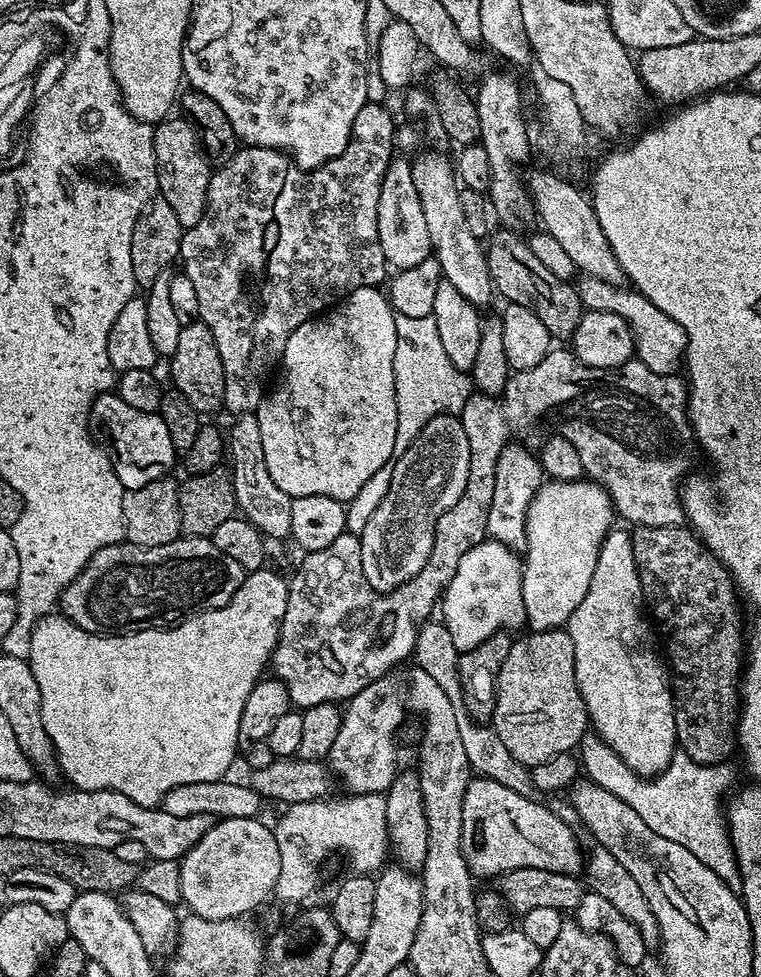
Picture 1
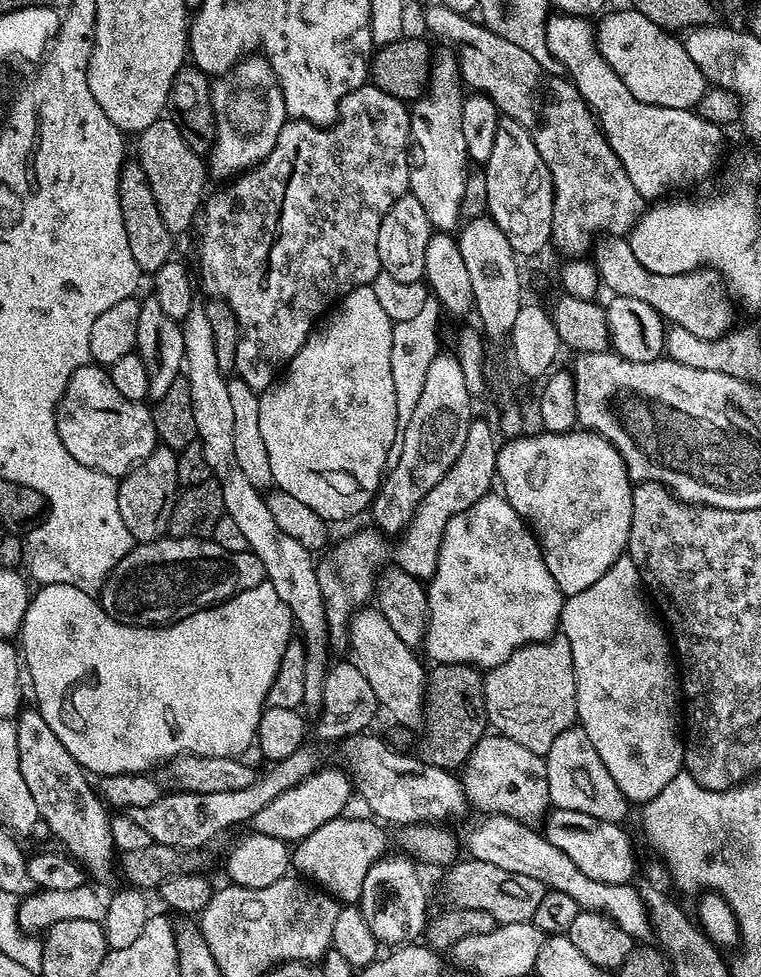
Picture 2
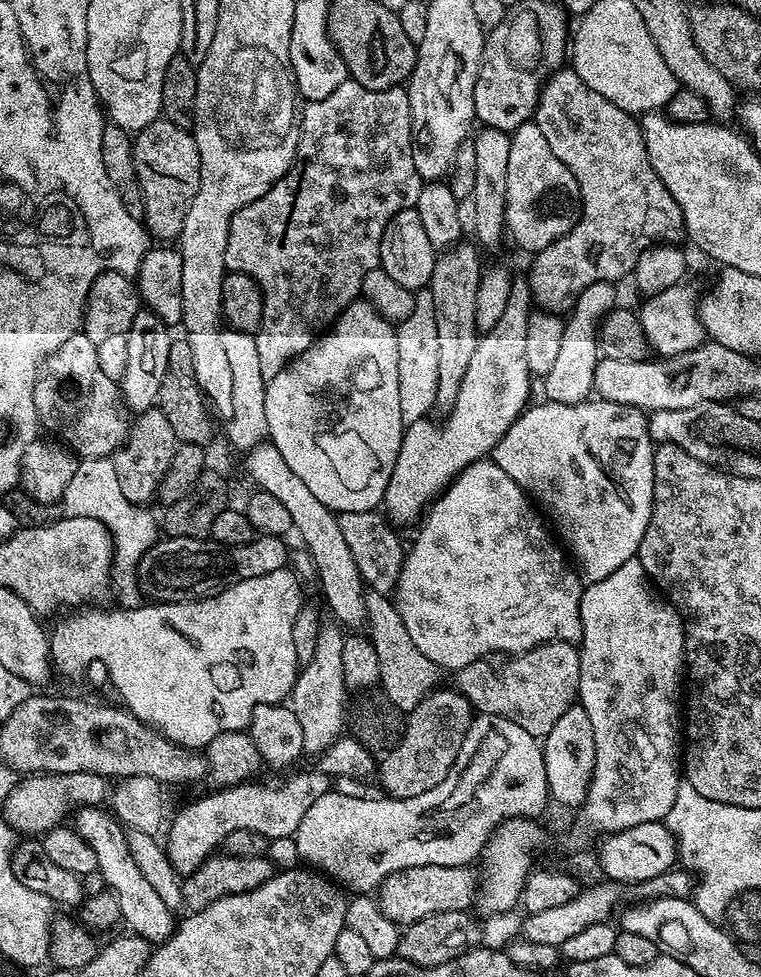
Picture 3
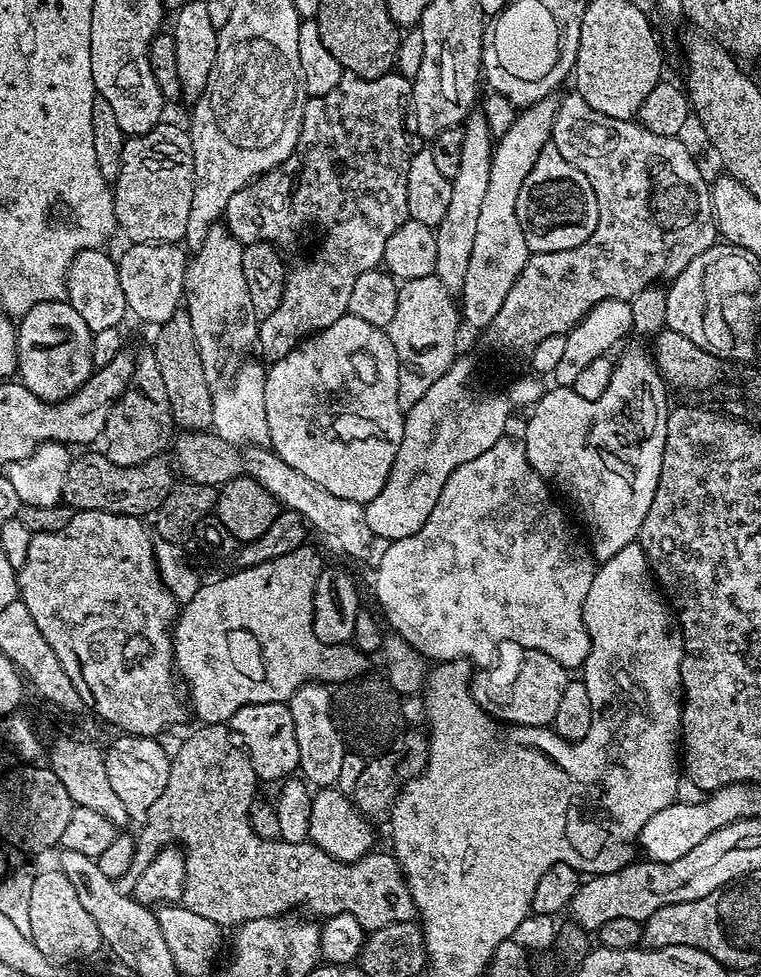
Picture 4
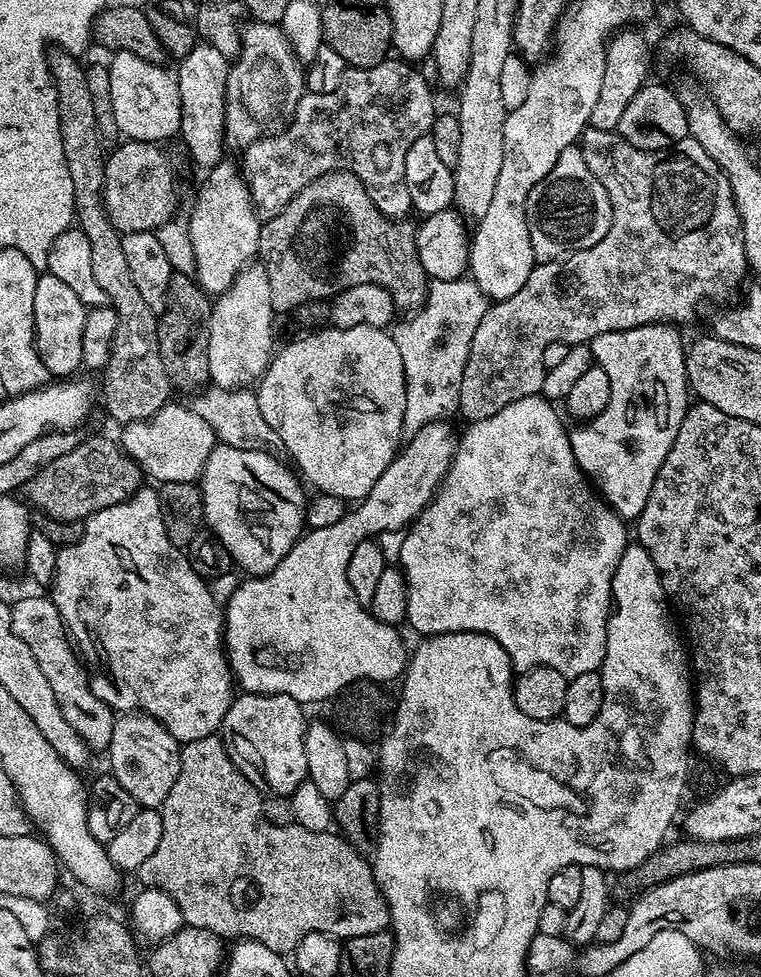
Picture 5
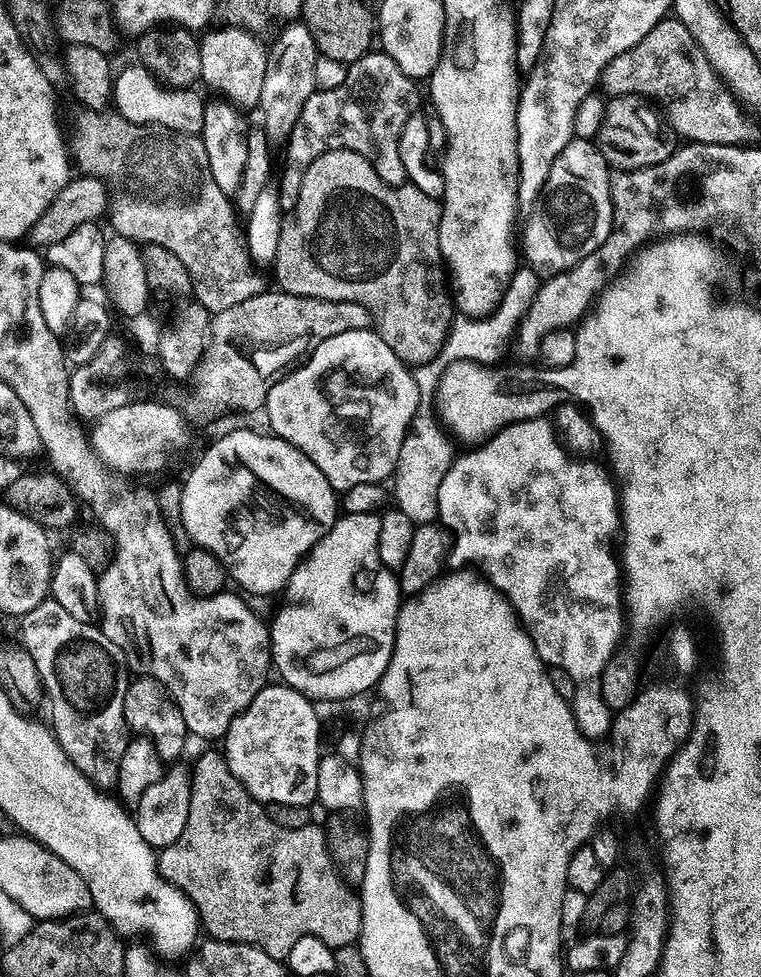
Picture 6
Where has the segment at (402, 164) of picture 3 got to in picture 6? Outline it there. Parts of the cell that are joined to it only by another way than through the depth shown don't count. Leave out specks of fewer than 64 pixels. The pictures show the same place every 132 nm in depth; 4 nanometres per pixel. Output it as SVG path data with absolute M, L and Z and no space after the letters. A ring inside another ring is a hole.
M382 50L367 52L347 65L347 70L342 86L319 89L306 98L300 121L288 135L284 173L278 183L281 209L294 206L302 186L302 174L306 174L314 158L330 150L345 148L362 154L374 166L378 178L387 184L395 186L408 179L406 166L402 166L402 154L398 154L398 138L402 138L402 126L406 126L411 116L417 115L416 103L420 100L416 93L417 81L402 74L402 70L398 70L398 62Z

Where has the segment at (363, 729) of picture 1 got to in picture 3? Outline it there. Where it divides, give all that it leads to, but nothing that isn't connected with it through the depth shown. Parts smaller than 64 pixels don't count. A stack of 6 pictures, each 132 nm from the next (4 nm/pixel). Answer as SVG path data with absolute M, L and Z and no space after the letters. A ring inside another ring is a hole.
M313 770L313 772L298 772L294 776L290 777L289 780L284 780L281 784L254 784L256 782L245 782L243 784L235 784L232 787L221 787L219 790L213 791L213 796L204 796L201 800L196 800L193 804L188 805L186 808L182 809L176 817L171 817L170 823L166 828L166 836L168 832L168 844L166 840L166 851L170 862L174 866L174 870L181 876L181 878L187 878L194 874L194 870L198 870L203 866L204 861L208 859L209 856L213 855L223 845L224 840L229 834L234 830L254 830L258 834L262 834L267 837L269 841L286 838L287 836L295 837L298 826L302 823L302 817L306 815L306 810L310 810L310 806L314 806L314 802L318 802L318 798L322 798L322 794L326 794L330 790L330 778L325 772L319 770Z

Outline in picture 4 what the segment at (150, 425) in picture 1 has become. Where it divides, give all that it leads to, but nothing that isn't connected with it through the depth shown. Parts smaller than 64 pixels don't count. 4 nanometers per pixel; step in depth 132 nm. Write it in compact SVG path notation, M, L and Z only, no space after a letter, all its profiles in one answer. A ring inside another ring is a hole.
M67 299L47 300L38 302L24 316L19 317L16 329L16 367L18 369L19 383L25 384L38 398L49 402L65 400L66 397L74 395L92 376L92 331L82 322L78 310L68 304Z

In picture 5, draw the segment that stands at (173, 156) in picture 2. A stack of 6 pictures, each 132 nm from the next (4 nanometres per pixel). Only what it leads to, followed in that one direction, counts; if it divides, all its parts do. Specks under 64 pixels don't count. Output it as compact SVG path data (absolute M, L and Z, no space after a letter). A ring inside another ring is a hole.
M129 140L117 143L104 162L104 208L110 222L125 232L156 232L176 212L176 172L159 143Z

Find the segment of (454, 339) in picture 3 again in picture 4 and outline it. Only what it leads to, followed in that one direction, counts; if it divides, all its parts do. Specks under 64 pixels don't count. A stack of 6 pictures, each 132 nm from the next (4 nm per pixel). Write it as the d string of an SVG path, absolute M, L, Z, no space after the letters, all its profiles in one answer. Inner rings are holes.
M473 111L464 121L464 141L462 142L462 166L452 179L452 197L442 222L437 224L436 270L435 275L449 290L463 289L466 282L466 269L470 267L470 253L474 250L474 234L478 234L478 217L482 202L490 183L490 168L494 151L494 137L483 111Z

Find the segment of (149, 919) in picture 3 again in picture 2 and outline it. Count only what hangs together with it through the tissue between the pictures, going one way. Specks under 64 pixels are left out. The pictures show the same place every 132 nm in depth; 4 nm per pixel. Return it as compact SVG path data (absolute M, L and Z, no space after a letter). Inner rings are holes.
M29 706L27 709L25 707L15 717L15 722L18 730L18 766L22 766L22 779L26 781L30 795L34 797L34 806L38 806L38 814L43 827L48 827L68 847L64 847L68 856L83 865L89 873L92 871L98 879L106 879L108 871L114 868L114 861L118 856L112 837L113 817L108 816L109 809L98 795L89 773L85 772L83 766L72 757L70 750L66 750L66 746L62 746L62 742L58 742L58 734L54 734L54 730L50 730L50 726L46 722L46 718L42 718L39 708Z

